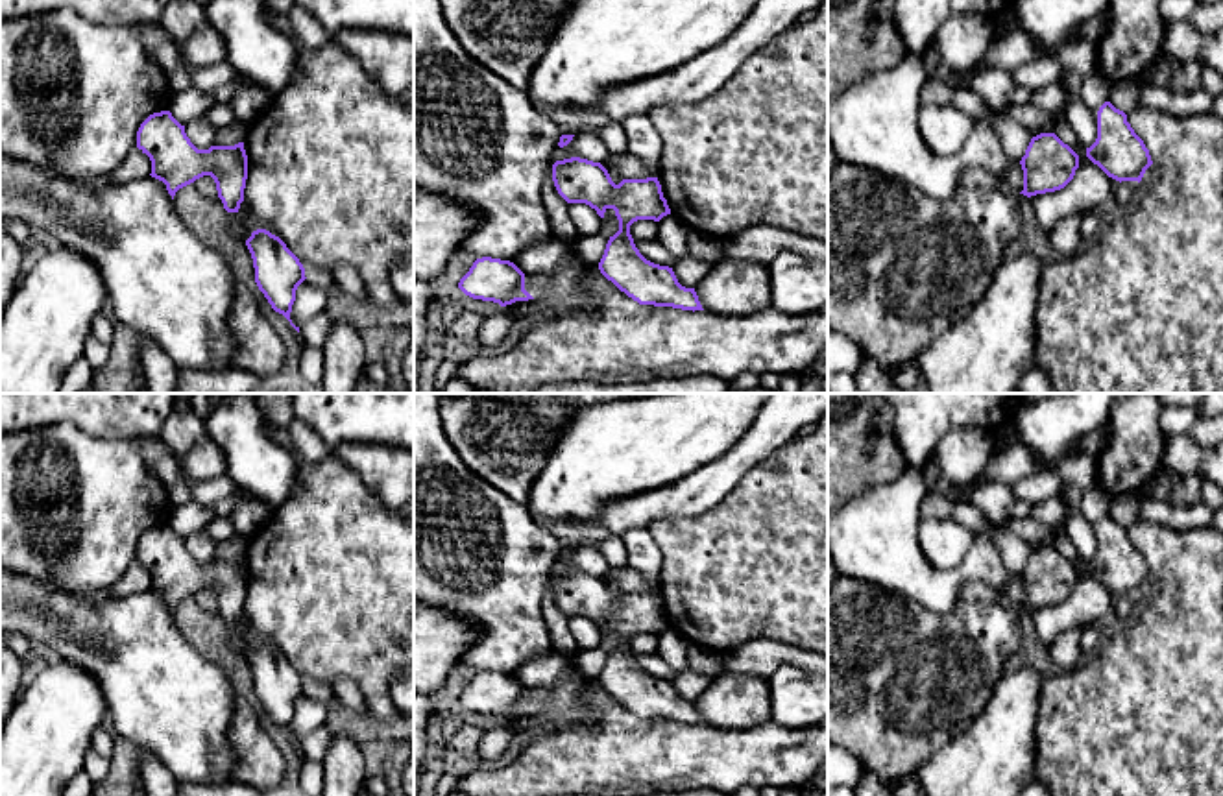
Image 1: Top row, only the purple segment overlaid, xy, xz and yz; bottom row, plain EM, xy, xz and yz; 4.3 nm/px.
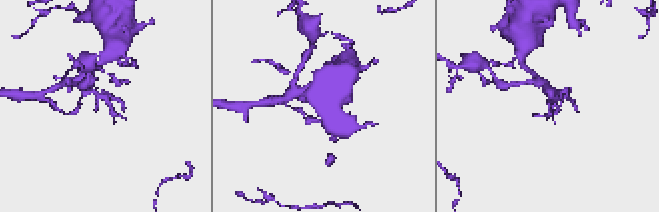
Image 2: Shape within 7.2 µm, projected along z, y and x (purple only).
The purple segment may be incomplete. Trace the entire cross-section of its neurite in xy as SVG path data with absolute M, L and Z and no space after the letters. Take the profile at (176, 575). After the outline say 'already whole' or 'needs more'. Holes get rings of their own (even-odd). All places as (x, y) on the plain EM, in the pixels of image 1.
M170 525L150 528L137 545L137 561L151 574L151 591L176 606L203 589L216 597L218 611L227 626L238 626L248 593L244 556L198 563Z; already whole

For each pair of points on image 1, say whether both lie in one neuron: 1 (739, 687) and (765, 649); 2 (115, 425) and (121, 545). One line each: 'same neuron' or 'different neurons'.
1: different neurons
2: different neurons

